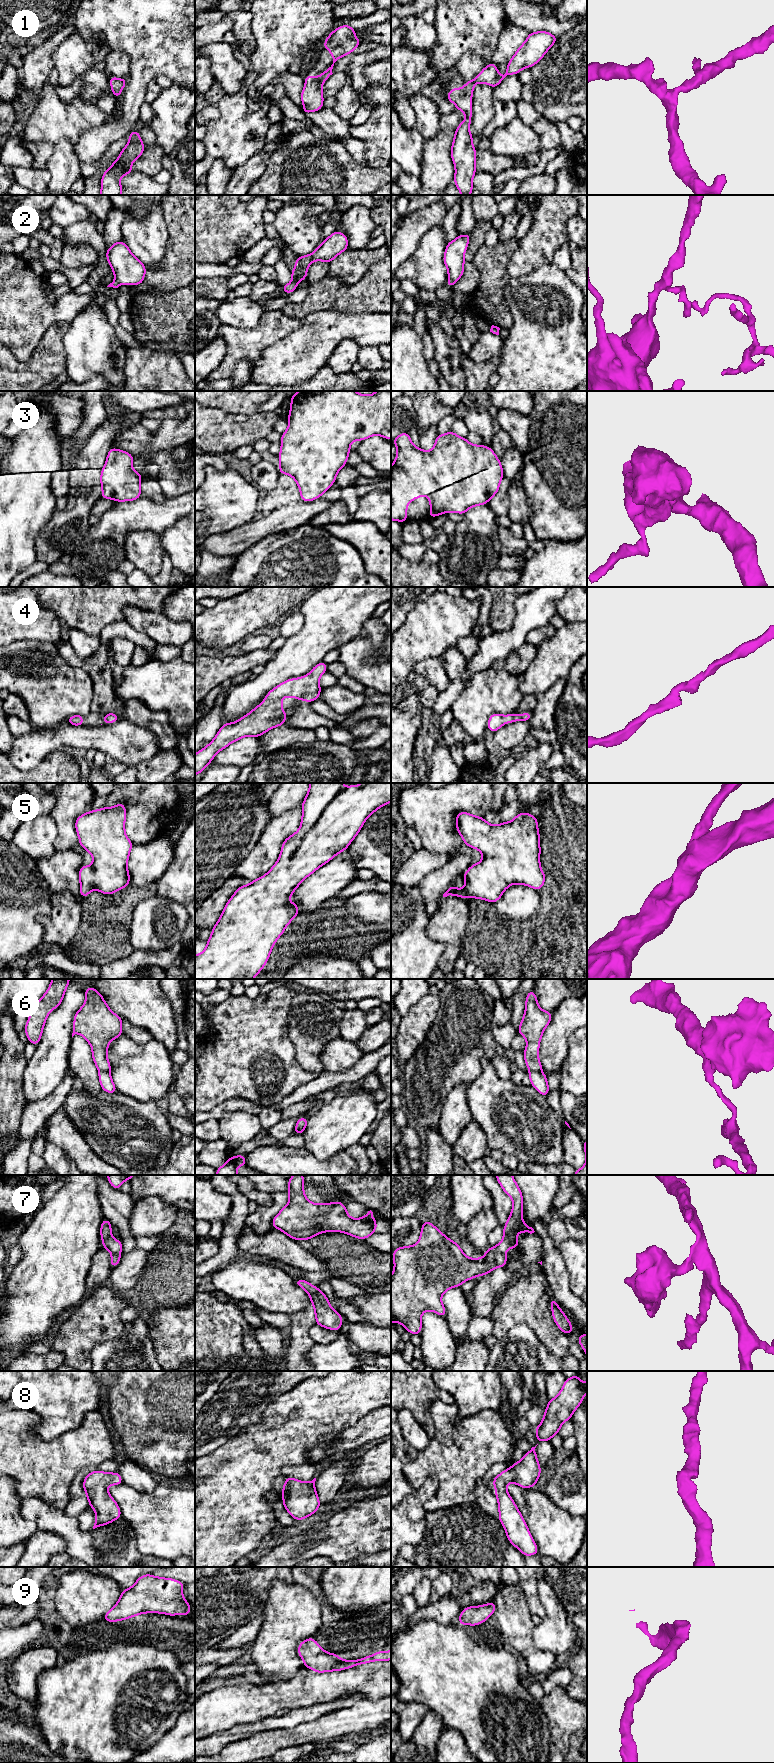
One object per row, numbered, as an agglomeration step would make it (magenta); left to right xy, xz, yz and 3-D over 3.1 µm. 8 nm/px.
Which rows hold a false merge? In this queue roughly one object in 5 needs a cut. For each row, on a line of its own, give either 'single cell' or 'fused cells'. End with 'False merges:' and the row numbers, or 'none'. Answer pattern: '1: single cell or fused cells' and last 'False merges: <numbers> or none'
1: single cell
2: fused cells
3: single cell
4: single cell
5: single cell
6: fused cells
7: single cell
8: single cell
9: single cell
False merges: 2, 6

